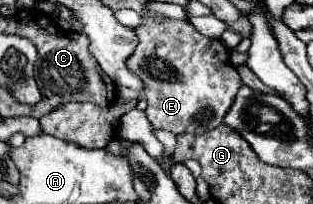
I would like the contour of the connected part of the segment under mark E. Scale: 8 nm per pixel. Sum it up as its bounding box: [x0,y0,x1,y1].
[126,18,242,134]

